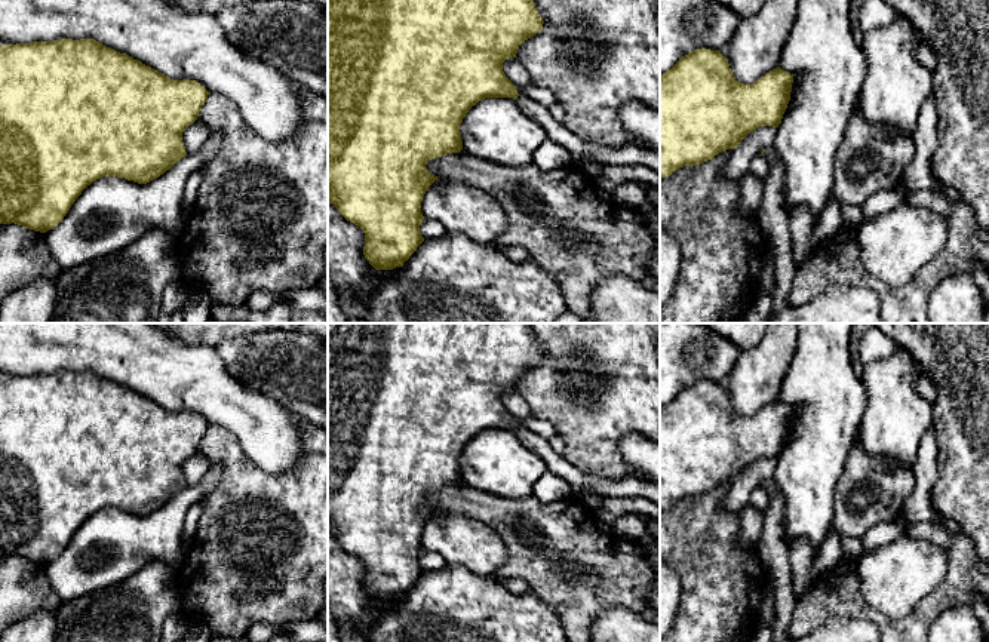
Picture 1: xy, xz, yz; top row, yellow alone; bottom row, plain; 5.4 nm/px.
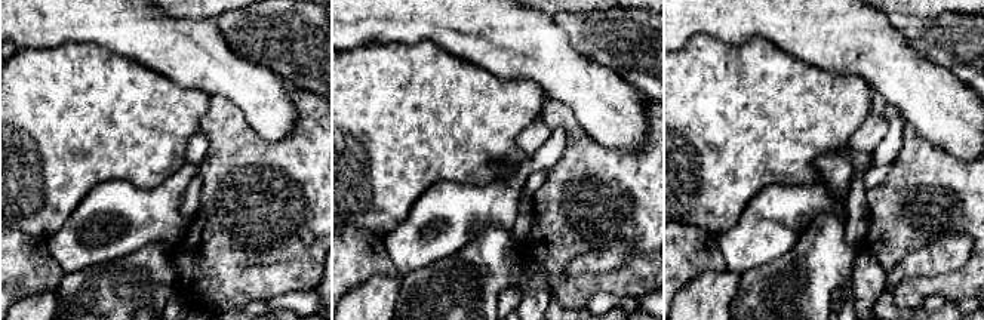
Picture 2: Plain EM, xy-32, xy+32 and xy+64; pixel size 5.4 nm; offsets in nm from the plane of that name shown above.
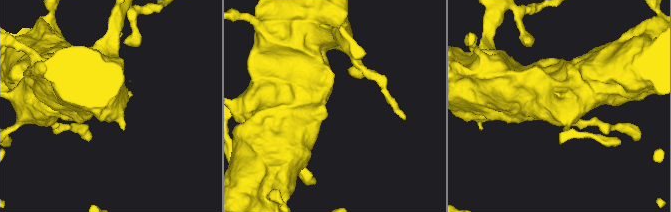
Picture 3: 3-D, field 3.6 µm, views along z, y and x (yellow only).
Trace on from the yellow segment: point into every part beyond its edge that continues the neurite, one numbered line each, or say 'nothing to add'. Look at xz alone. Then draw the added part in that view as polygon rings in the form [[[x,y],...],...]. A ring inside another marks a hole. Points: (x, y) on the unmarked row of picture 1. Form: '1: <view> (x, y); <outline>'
1: xz (629, 487); [[[517,428],[516,436],[523,446],[543,458],[549,471],[565,479],[571,485],[571,489],[590,489],[603,498],[642,497],[660,506],[660,483],[651,483],[641,477],[608,480],[592,476],[580,471],[555,452],[549,445],[549,439],[525,428]]]

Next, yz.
1: yz (771, 547); [[[773,479],[765,480],[764,488],[768,492],[770,504],[764,514],[762,534],[756,550],[775,586],[775,620],[771,642],[783,642],[789,636],[787,629],[796,600],[792,592],[789,550],[783,538],[783,495]]]

